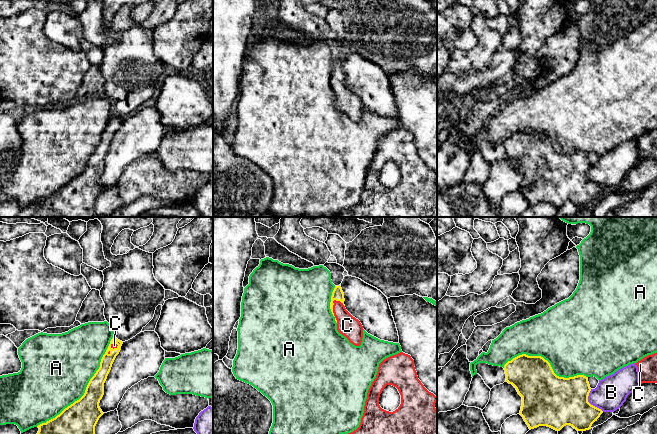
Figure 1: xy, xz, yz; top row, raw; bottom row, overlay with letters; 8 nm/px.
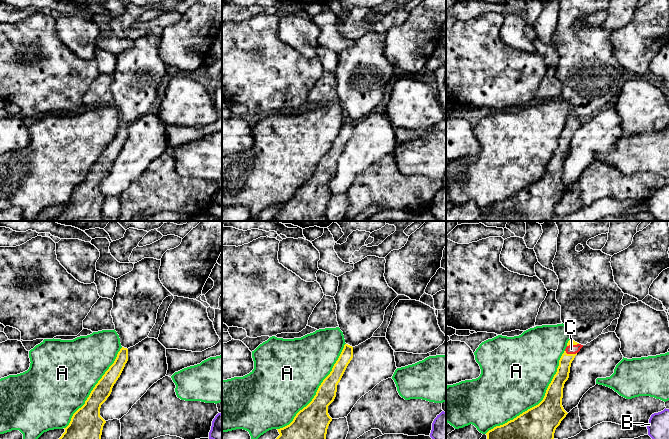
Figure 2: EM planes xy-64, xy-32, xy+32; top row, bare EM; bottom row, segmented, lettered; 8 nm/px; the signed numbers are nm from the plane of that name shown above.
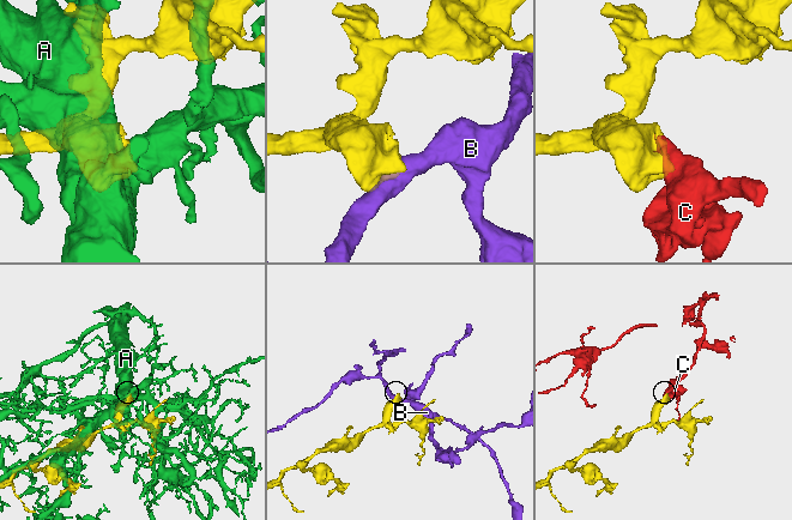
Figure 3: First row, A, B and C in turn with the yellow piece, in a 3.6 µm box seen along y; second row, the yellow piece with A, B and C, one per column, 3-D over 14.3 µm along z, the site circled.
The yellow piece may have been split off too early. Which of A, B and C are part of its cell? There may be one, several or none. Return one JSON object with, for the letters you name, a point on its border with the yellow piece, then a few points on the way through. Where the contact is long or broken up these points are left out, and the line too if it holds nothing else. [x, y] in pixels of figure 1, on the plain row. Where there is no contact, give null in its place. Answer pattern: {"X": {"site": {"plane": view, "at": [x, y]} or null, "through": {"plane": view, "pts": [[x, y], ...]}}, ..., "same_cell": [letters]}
{"C": {"site": {"plane": "xz", "at": [332, 87]}, "through": {"plane": "xz", "pts": [[337, 70], [333, 77], [332, 87], [347, 101]]}}, "same_cell": ["C"]}

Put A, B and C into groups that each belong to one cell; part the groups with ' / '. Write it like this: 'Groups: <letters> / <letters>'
Groups: A / B / C

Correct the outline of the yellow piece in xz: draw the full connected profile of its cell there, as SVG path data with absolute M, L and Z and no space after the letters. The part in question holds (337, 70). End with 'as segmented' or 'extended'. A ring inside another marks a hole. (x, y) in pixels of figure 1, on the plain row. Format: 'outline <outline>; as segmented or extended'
outline M335 62L330 78L330 85L337 99L337 106L345 112L350 119L360 122L363 114L363 102L345 84L344 69L341 62Z; extended

